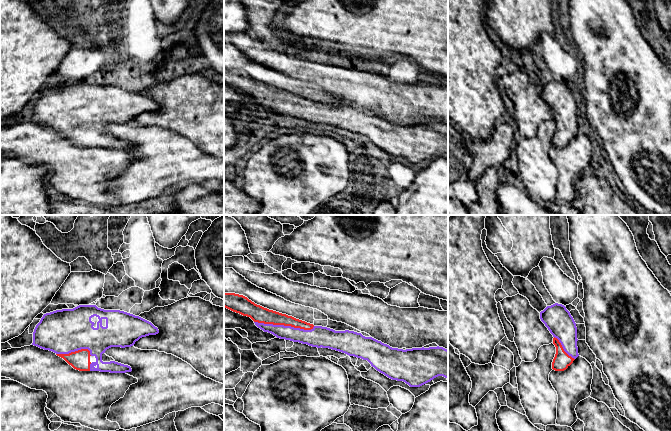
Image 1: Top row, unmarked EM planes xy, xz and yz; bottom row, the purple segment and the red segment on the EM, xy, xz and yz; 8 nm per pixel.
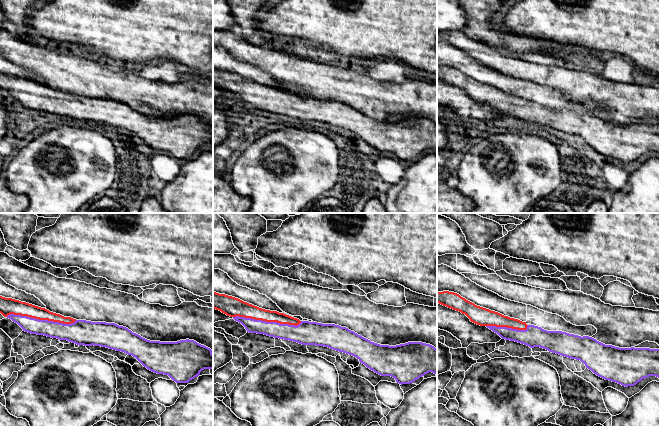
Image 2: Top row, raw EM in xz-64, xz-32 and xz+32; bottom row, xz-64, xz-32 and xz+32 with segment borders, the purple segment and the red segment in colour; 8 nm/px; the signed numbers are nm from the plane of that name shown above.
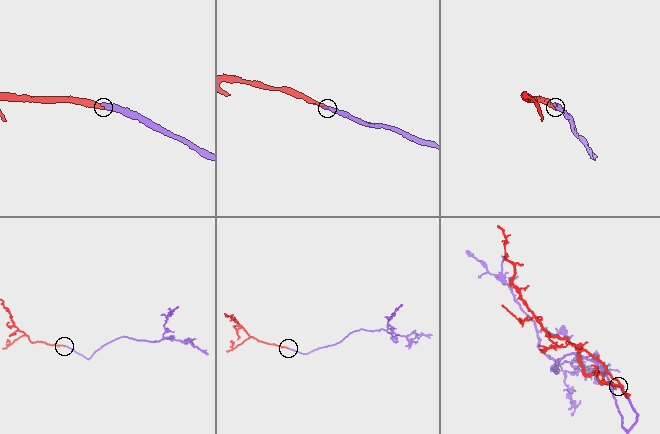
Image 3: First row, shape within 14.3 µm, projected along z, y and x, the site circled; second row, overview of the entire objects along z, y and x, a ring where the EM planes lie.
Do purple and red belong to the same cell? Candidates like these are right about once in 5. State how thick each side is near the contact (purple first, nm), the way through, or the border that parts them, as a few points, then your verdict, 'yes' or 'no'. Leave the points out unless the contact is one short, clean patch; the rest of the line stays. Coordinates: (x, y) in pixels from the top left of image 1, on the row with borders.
calibres 130 and 140 nm; yes

